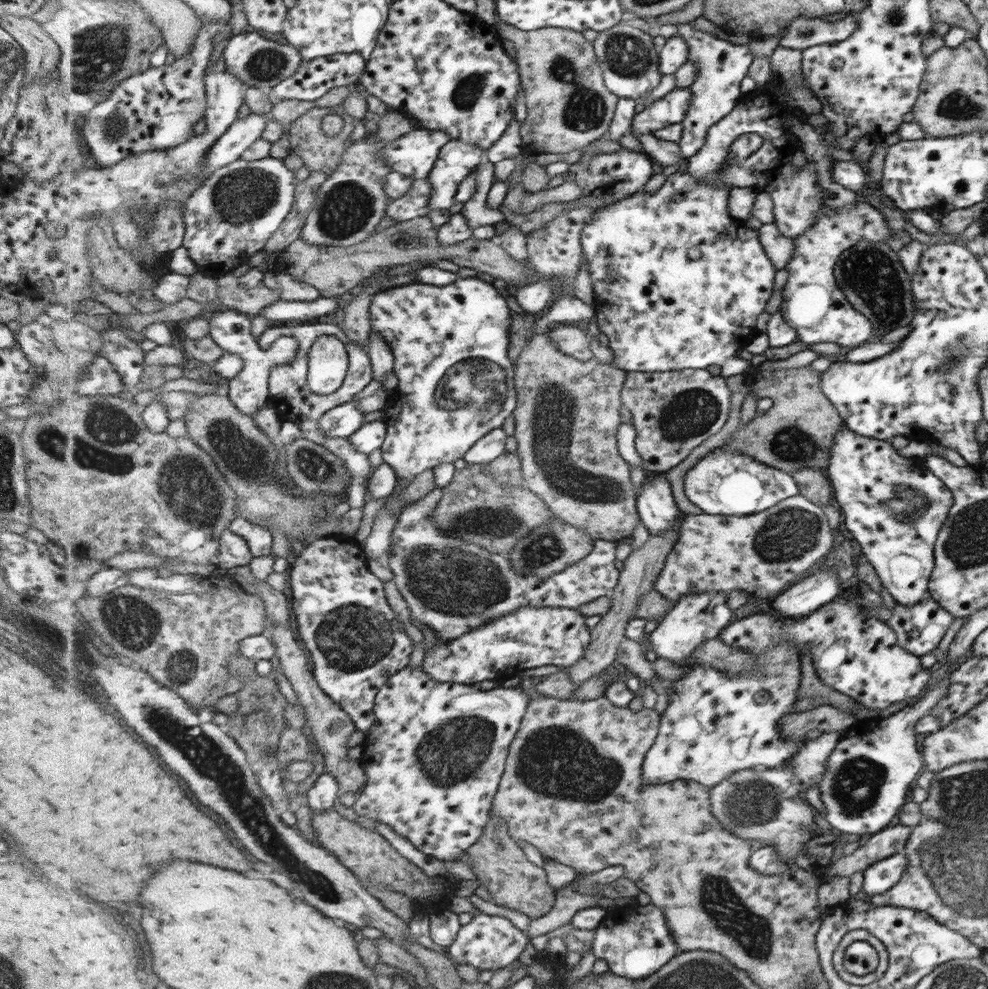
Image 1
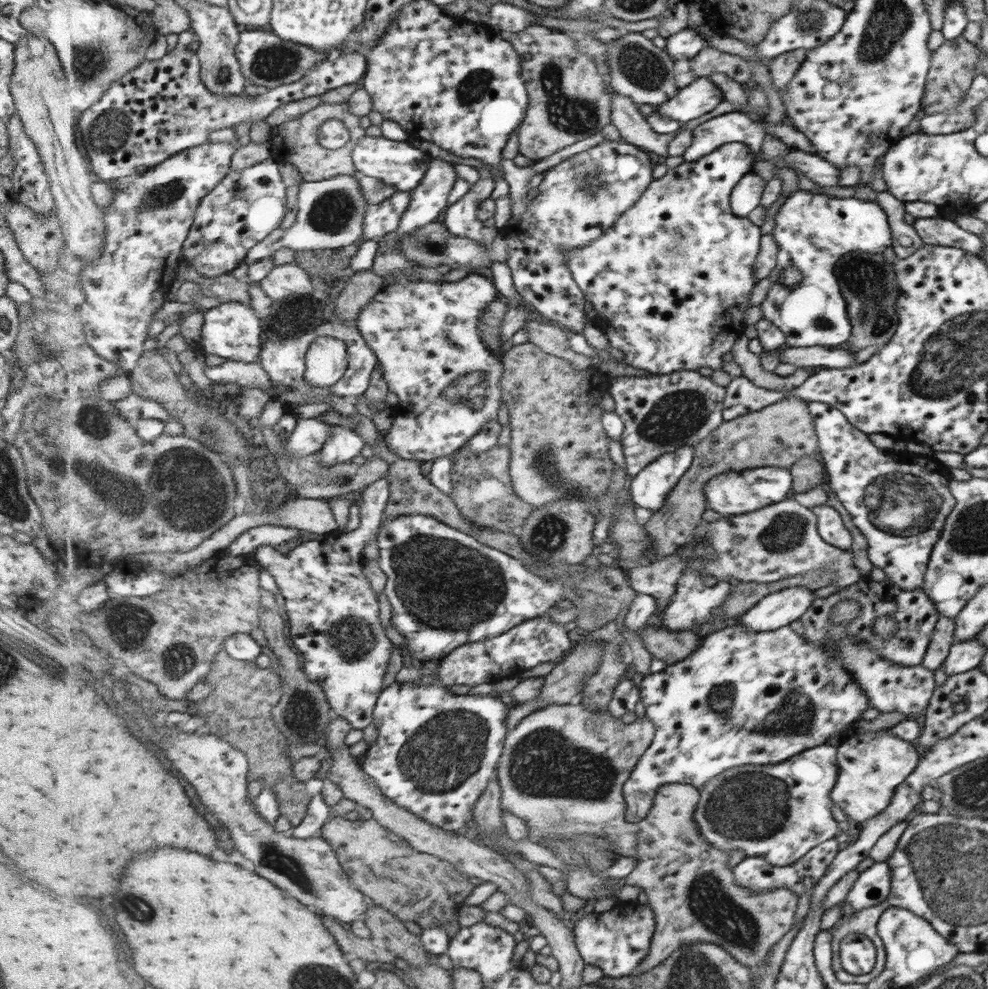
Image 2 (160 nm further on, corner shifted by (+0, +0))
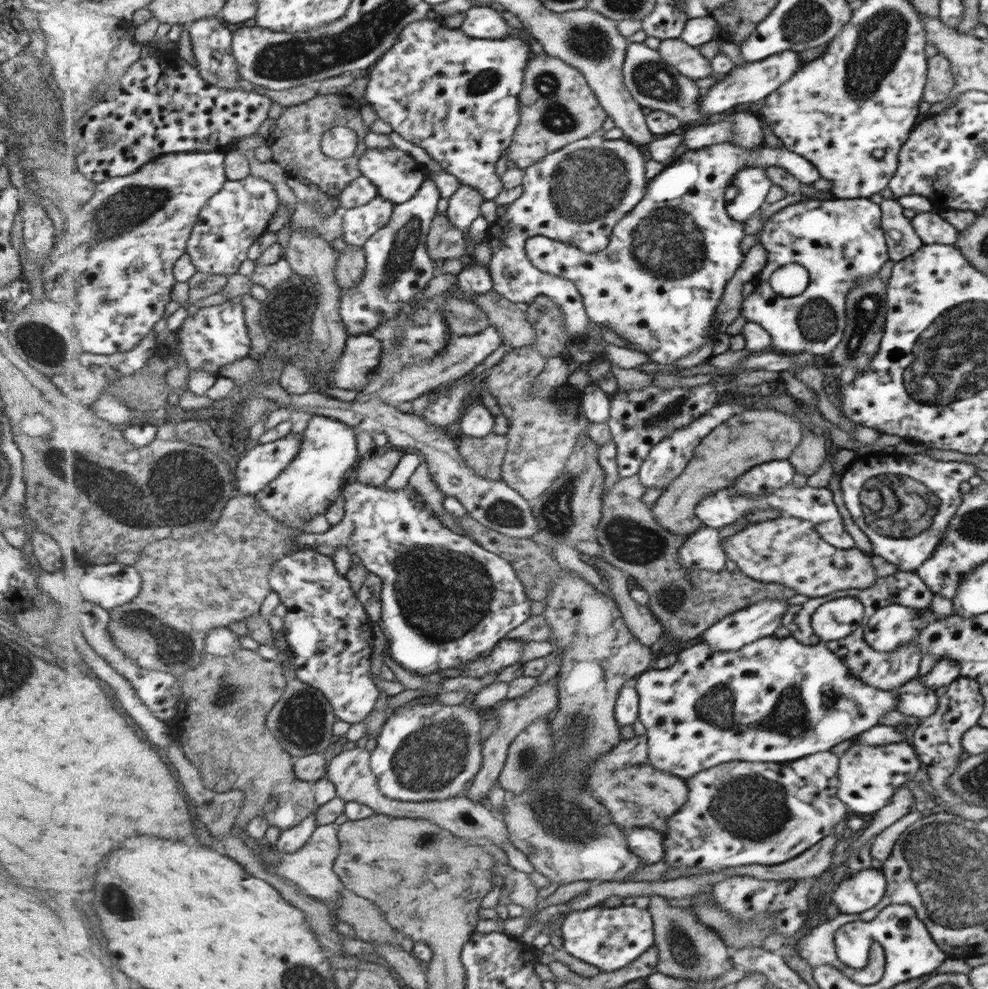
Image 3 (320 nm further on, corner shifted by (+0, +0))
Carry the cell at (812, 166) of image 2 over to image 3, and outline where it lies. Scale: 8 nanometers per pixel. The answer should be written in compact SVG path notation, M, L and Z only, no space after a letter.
M729 142L713 144L713 146L698 148L697 150L687 148L685 153L678 157L672 164L665 166L663 170L649 182L647 195L623 220L617 223L612 234L610 245L605 248L605 250L589 254L588 252L579 250L579 248L573 244L565 244L546 236L536 236L529 239L526 244L528 257L539 270L553 274L556 277L572 280L577 285L577 288L580 289L580 293L584 297L586 311L588 312L588 317L591 322L608 326L613 332L617 333L619 337L633 344L637 348L637 351L648 354L652 362L673 364L681 357L687 356L694 350L701 348L709 339L714 338L709 329L714 314L724 295L725 287L728 286L729 278L731 278L731 275L737 270L737 266L739 266L741 260L743 260L743 254L739 252L739 242L743 240L744 236L743 225L729 218L725 196L733 175L737 174L739 169L745 168L747 165L777 166L787 171L803 184L811 185L815 180L819 180L820 178L817 169L810 162L807 162L802 156L783 147L777 147L777 149L771 149L771 147L769 147L745 150Z

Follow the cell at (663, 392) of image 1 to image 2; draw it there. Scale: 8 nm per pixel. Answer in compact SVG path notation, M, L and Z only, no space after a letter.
M677 371L651 377L619 376L611 379L610 394L615 411L625 423L623 451L630 478L680 446L697 446L724 424L727 388L697 371Z

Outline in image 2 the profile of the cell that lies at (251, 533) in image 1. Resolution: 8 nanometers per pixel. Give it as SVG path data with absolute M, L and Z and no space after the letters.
M381 478L359 492L363 496L363 502L359 505L361 524L353 532L329 533L323 540L300 544L289 555L271 545L260 546L257 550L257 560L260 560L264 570L275 577L284 595L286 614L291 622L290 634L296 648L304 655L304 671L308 679L320 682L334 714L346 718L355 729L361 730L374 722L376 704L384 691L385 670L391 660L391 650L396 647L387 638L387 632L379 620L379 600L364 573L364 565L361 565L367 542L375 539L377 532L380 532L382 515L388 505L389 486L389 481Z

